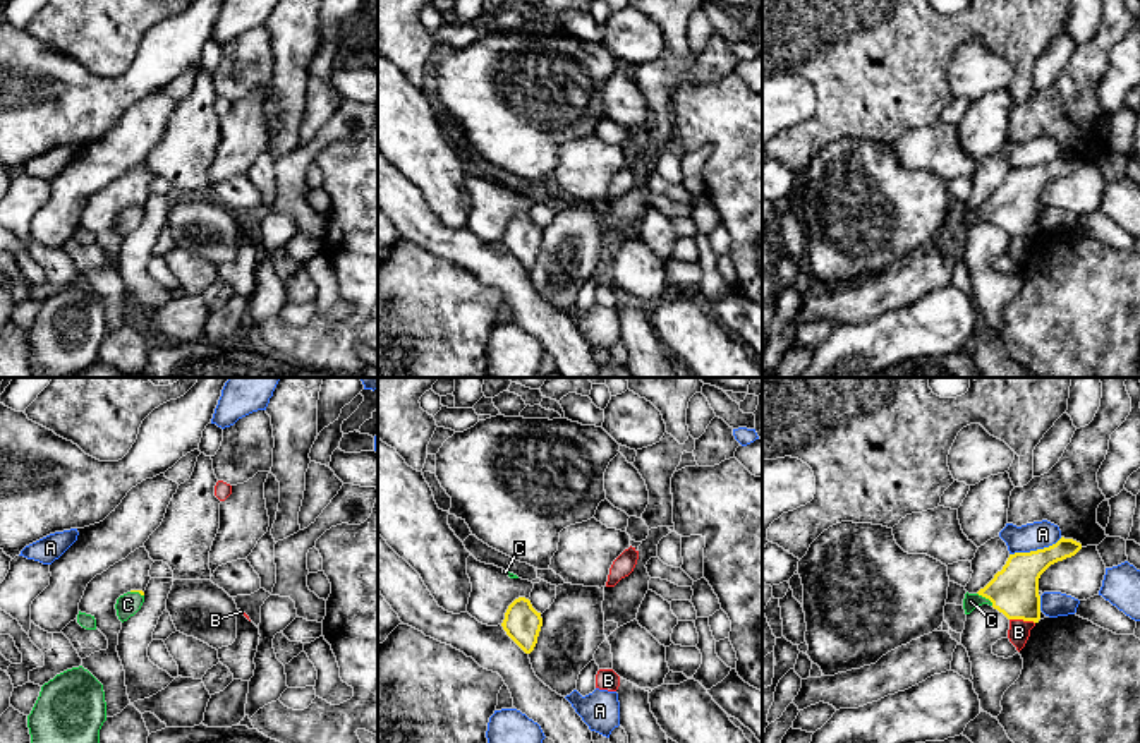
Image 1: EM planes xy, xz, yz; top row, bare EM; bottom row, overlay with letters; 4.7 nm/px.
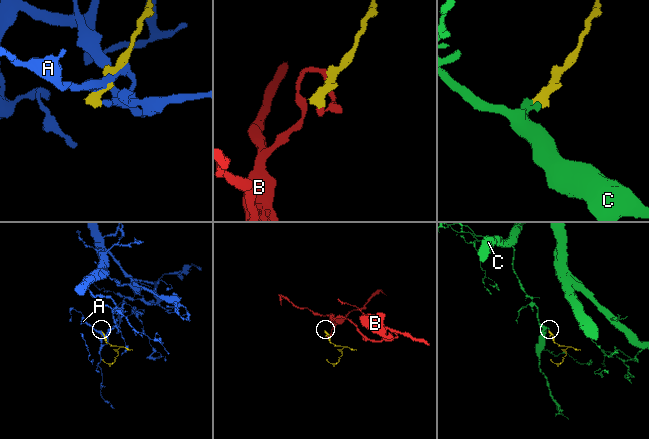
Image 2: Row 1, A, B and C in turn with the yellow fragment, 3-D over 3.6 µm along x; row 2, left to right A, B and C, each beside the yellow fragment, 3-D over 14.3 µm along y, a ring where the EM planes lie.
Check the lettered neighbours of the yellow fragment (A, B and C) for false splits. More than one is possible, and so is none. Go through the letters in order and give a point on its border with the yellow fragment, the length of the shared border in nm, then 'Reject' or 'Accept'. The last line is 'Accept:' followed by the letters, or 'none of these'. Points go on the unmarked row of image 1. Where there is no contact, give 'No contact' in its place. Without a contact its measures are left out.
A: Touches yellow at yz (1037, 165). Shared border 260 nm. Reject
B: Touches yellow at yz (1022, 234). Shared border 120 nm. Reject
C: Touches yellow at yz (986, 213). Shared border 100 nm. Accept
Accept: C

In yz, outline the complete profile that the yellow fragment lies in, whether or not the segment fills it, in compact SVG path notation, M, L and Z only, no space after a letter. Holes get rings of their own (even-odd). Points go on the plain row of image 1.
M1061 153L1056 160L1030 166L1010 170L1006 180L977 209L965 209L963 225L970 230L975 223L989 220L1008 235L1023 235L1039 239L1040 211L1039 194L1054 178L1075 172L1082 160Z

